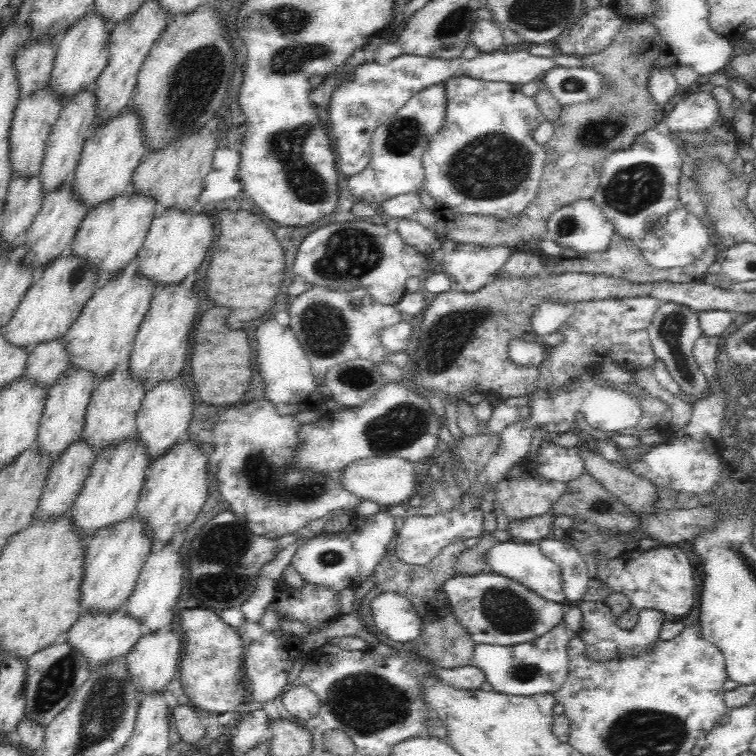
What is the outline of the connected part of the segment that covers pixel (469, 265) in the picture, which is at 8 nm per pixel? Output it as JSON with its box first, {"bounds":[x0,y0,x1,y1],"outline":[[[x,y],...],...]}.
{"bounds":[429,244,516,292],"outline":[[[441,244],[438,250],[429,255],[433,264],[440,264],[440,270],[451,277],[453,288],[458,291],[472,292],[481,289],[488,281],[503,272],[503,266],[516,250],[512,246],[500,244],[500,246],[444,246]]]}

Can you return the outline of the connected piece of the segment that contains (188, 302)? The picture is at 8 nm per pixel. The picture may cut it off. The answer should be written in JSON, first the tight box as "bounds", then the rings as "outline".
{"bounds":[127,281,200,392],"outline":[[[183,281],[178,286],[158,286],[152,291],[148,312],[135,336],[127,365],[131,378],[139,380],[145,392],[160,382],[178,378],[184,368],[200,297],[200,291],[194,293],[192,286],[193,283]]]}

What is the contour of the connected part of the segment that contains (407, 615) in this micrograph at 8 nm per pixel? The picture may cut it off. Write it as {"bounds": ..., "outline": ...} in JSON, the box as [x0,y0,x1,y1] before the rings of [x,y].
{"bounds":[370,592,424,642],"outline":[[[382,592],[370,603],[375,624],[396,642],[414,642],[422,633],[424,621],[415,606],[396,592]]]}

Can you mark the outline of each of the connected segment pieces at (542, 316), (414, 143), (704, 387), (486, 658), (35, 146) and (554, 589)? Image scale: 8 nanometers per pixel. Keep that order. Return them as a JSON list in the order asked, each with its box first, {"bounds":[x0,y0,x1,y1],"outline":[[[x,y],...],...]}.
[{"bounds":[531,302,573,338],"outline":[[[544,302],[538,306],[539,310],[531,319],[531,326],[540,338],[546,338],[548,334],[554,334],[562,329],[573,316],[572,304],[558,304],[557,302]]]},{"bounds":[348,83,446,204],"outline":[[[444,83],[427,86],[413,94],[404,106],[389,118],[383,126],[378,126],[371,138],[371,158],[361,174],[350,178],[348,190],[366,204],[378,204],[400,194],[417,193],[425,182],[422,160],[430,137],[444,124],[446,116],[446,85]]]},{"bounds":[647,302,715,402],"outline":[[[661,302],[657,306],[656,312],[654,312],[647,332],[655,356],[666,363],[666,367],[668,367],[674,382],[679,384],[683,398],[695,402],[710,396],[715,391],[715,388],[700,370],[693,355],[694,343],[698,337],[702,336],[698,313],[695,311],[691,312],[690,308],[684,307],[678,302]]]},{"bounds":[472,621,578,697],"outline":[[[560,621],[550,632],[514,646],[475,643],[472,665],[484,673],[492,691],[510,696],[530,697],[534,694],[556,693],[566,681],[569,672],[567,650],[578,632]]]},{"bounds":[8,84,61,180],"outline":[[[49,84],[44,86],[40,92],[18,102],[12,113],[8,135],[12,179],[32,180],[39,176],[47,138],[61,110],[61,102],[51,94]]]},{"bounds":[482,540,563,602],"outline":[[[511,540],[496,543],[484,555],[482,573],[497,574],[509,578],[550,602],[563,602],[559,568],[541,553],[536,543]]]}]

